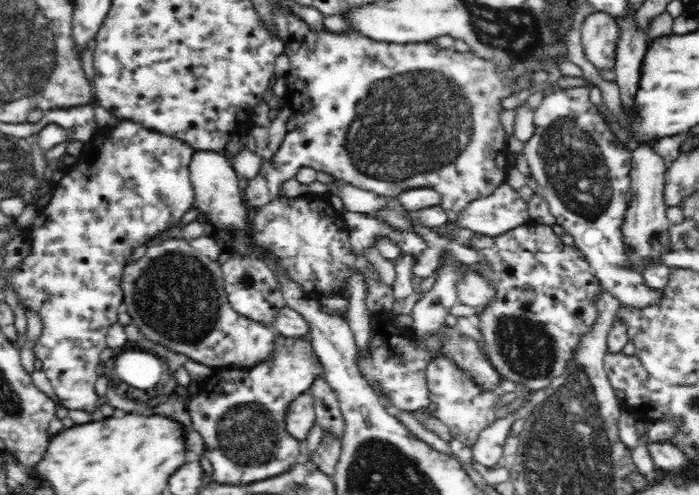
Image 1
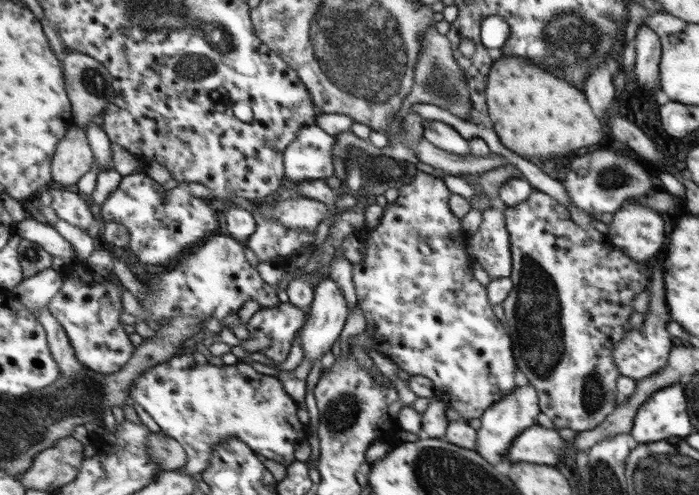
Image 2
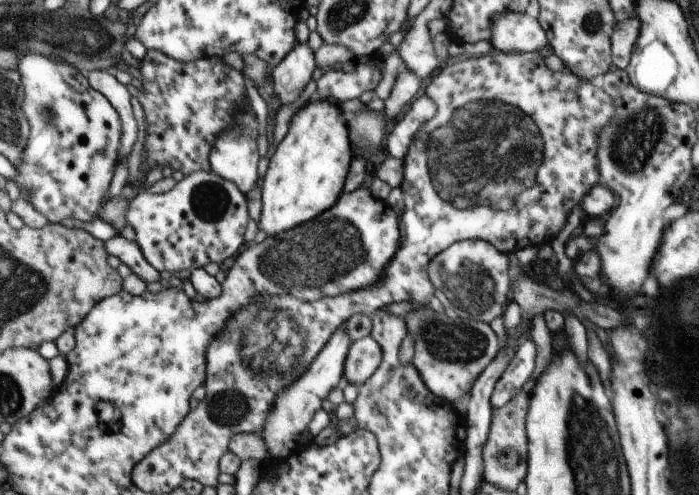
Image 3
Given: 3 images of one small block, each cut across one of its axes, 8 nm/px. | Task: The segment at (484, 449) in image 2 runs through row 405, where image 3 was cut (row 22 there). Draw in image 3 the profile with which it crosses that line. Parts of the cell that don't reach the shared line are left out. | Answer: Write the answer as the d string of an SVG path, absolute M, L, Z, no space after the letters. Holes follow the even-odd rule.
M510 10L492 16L491 39L495 52L528 53L547 45L546 32L537 18Z

